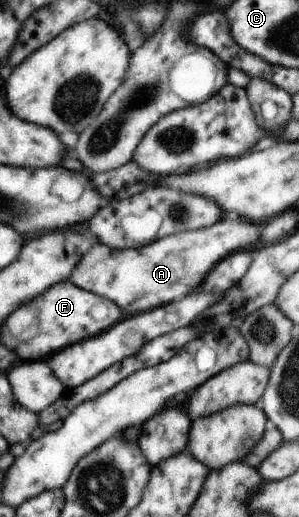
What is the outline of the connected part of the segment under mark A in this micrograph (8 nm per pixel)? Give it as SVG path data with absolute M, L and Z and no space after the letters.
M238 217L237 219L222 218L207 228L178 232L137 248L115 250L96 243L75 263L67 280L77 288L112 300L122 309L124 315L134 315L186 297L192 290L202 285L203 279L224 258L237 251L254 249L250 245L256 243L256 239L258 239L258 225Z

